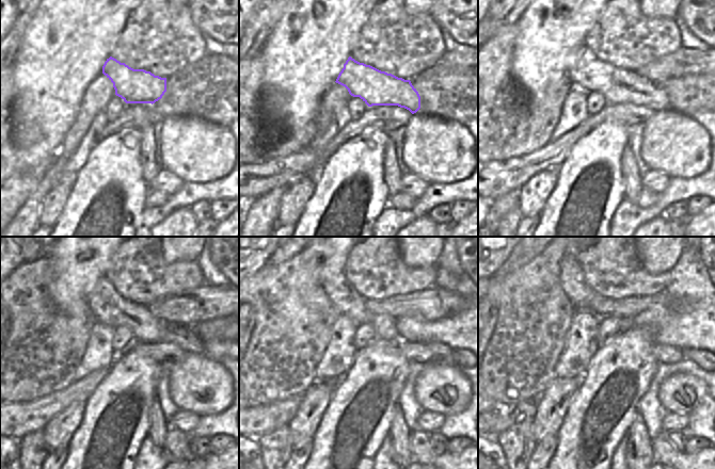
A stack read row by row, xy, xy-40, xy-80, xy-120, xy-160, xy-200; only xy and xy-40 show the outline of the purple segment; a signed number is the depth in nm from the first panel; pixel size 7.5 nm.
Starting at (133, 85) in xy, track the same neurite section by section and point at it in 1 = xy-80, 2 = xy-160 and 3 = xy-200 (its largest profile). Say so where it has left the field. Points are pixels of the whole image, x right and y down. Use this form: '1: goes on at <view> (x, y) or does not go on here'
1: goes on at xy-80 (618, 85)
2: goes on at xy-160 (346, 300)
3: goes on at xy-200 (573, 282)

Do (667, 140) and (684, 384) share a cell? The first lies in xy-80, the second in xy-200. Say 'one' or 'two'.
one

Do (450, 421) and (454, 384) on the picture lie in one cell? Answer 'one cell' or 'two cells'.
two cells

